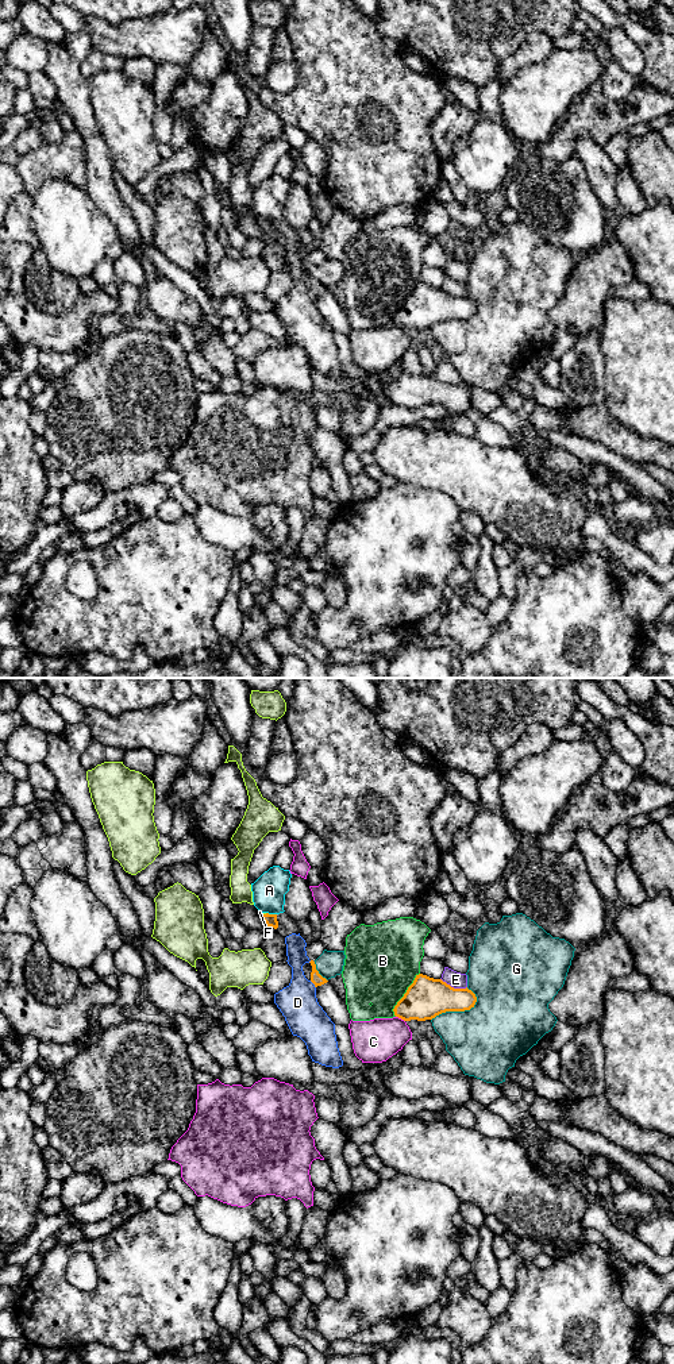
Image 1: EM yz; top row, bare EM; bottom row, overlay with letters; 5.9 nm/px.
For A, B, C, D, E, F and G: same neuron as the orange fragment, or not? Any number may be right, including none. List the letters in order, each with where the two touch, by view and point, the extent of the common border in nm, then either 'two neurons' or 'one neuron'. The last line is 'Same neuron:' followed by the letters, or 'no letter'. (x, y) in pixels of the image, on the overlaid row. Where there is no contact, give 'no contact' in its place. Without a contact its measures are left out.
A: meets orange in yz at (272, 914); contact 70 nm long; two neurons
B: meets orange in yz at (404, 994); contact 300 nm long; two neurons
C: meets orange in yz at (400, 1017); contact 70 nm long; two neurons
D: meets orange in yz at (314, 983); contact 60 nm long; two neurons
E: meets orange in yz at (453, 987); contact 170 nm long; two neurons
F: meets orange in yz at (264, 914); contact 40 nm long; two neurons
G: meets orange in yz at (457, 1010); contact 320 nm long; two neurons
Same neuron: no letter

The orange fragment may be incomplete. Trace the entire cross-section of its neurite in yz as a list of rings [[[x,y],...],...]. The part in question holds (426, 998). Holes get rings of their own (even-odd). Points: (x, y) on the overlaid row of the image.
[[[419,974],[393,1012],[404,1021],[425,1021],[446,1012],[470,1010],[475,1002],[475,994],[467,987],[454,989],[442,979]]]

